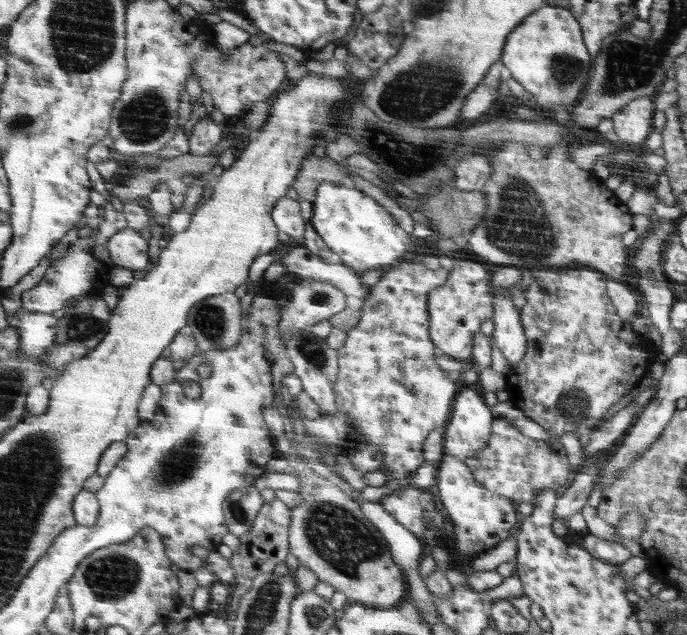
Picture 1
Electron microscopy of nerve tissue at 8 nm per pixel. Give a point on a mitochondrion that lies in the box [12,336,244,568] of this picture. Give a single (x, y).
(175, 466)

